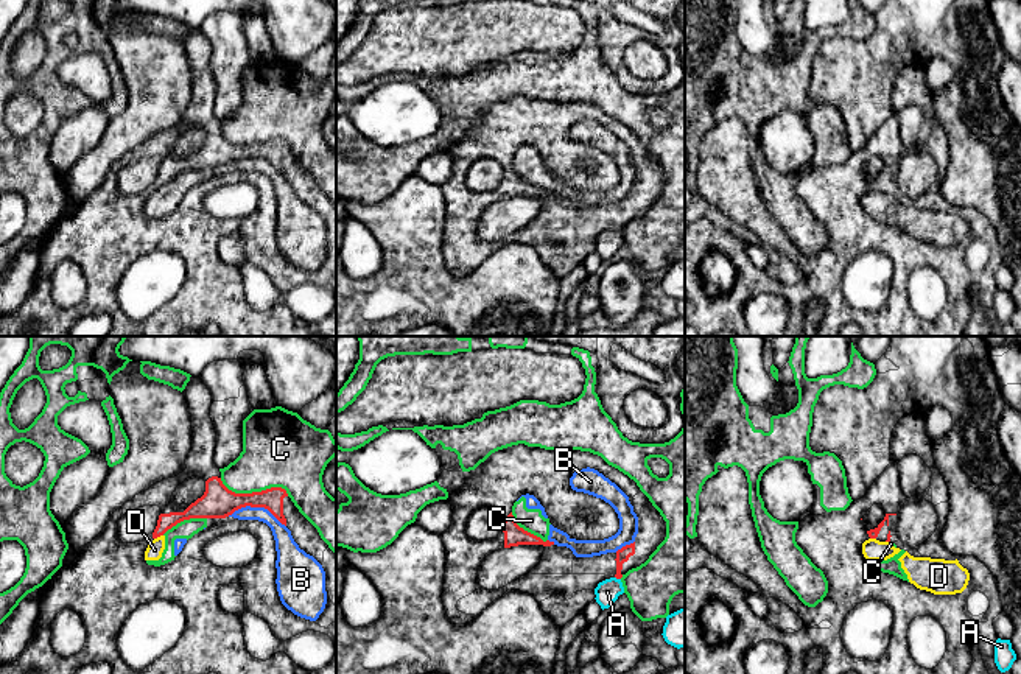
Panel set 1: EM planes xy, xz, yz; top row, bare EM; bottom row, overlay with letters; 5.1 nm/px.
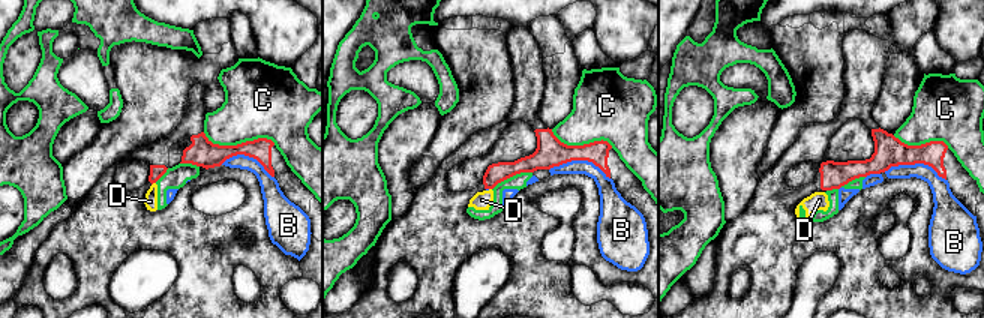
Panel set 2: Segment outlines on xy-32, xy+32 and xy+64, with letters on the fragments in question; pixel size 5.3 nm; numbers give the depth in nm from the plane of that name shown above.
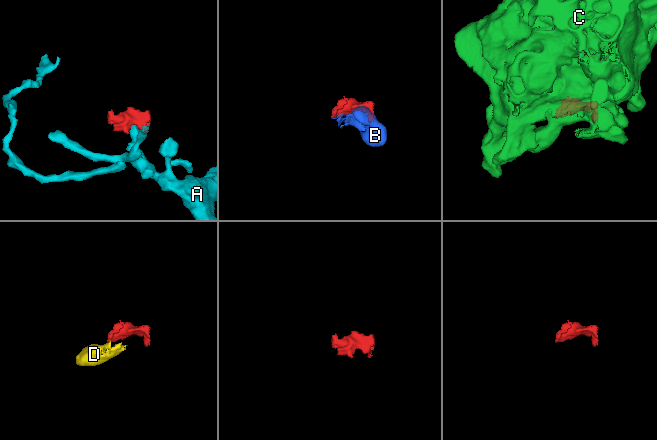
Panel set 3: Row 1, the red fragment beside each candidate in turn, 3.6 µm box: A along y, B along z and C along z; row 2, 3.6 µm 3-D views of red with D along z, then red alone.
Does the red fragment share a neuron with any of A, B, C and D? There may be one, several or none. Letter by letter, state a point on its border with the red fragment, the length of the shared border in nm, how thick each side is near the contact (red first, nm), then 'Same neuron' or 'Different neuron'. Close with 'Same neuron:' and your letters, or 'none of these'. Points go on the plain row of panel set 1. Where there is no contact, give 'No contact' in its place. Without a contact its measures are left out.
A: Touches red at xz (618, 229). Shared border 40 nm. Thickness 70 nm (red) against 120 nm. Different neuron
B: Touches red at xy (257, 157). Shared border 300 nm. Thickness 170 nm (red) against 110 nm. Different neuron
C: Touches red at xy (254, 143). Shared border 380 nm. Thickness 170 nm (red) against 360 nm. Different neuron
D: Touches red at xy (157, 187). Shared border 50 nm. Thickness 90 nm (red) against 90 nm. Different neuron
Same neuron: none of these

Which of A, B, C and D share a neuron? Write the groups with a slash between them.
A / B C D

